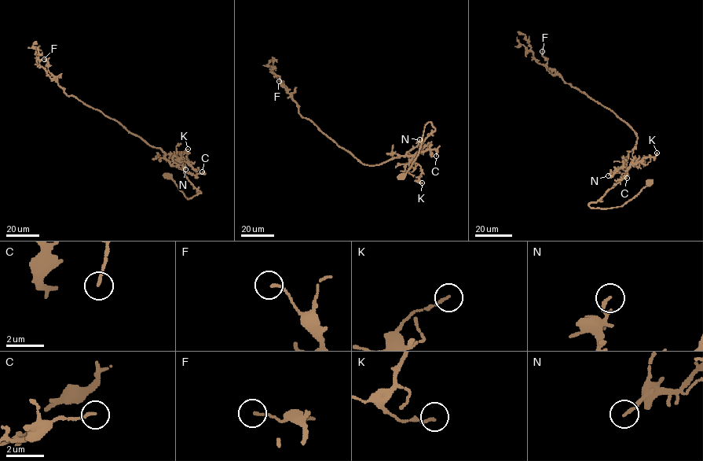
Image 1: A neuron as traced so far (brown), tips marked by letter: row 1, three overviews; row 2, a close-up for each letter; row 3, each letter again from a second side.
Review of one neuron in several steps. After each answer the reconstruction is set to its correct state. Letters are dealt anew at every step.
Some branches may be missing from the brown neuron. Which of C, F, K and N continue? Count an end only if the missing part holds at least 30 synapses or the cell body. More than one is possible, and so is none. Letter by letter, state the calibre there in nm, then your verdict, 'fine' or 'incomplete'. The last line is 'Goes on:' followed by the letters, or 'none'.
C: 120 nm | fine
F: 120 nm | fine
K: 100 nm | fine
N: 140 nm | fine
Goes on: none

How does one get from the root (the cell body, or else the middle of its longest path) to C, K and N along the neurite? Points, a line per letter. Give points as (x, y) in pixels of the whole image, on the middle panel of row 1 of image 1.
C: (402, 176), (418, 155), (424, 127), (428, 122), (435, 130), (413, 155), (434, 149), (436, 156)
K: (402, 176), (418, 155), (424, 127), (430, 122), (435, 130), (411, 156), (420, 167), (418, 182), (422, 182)
N: (402, 176), (418, 155), (424, 127), (430, 122), (435, 130), (418, 151), (408, 156), (406, 153), (419, 139)

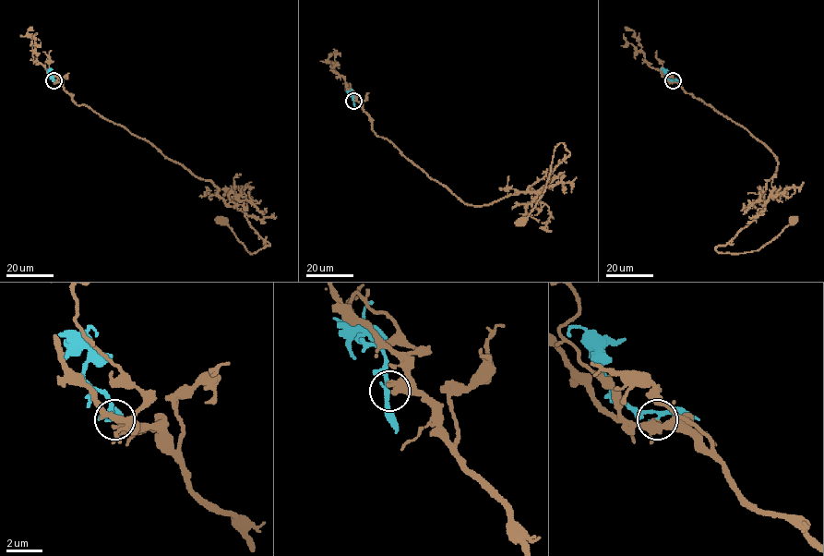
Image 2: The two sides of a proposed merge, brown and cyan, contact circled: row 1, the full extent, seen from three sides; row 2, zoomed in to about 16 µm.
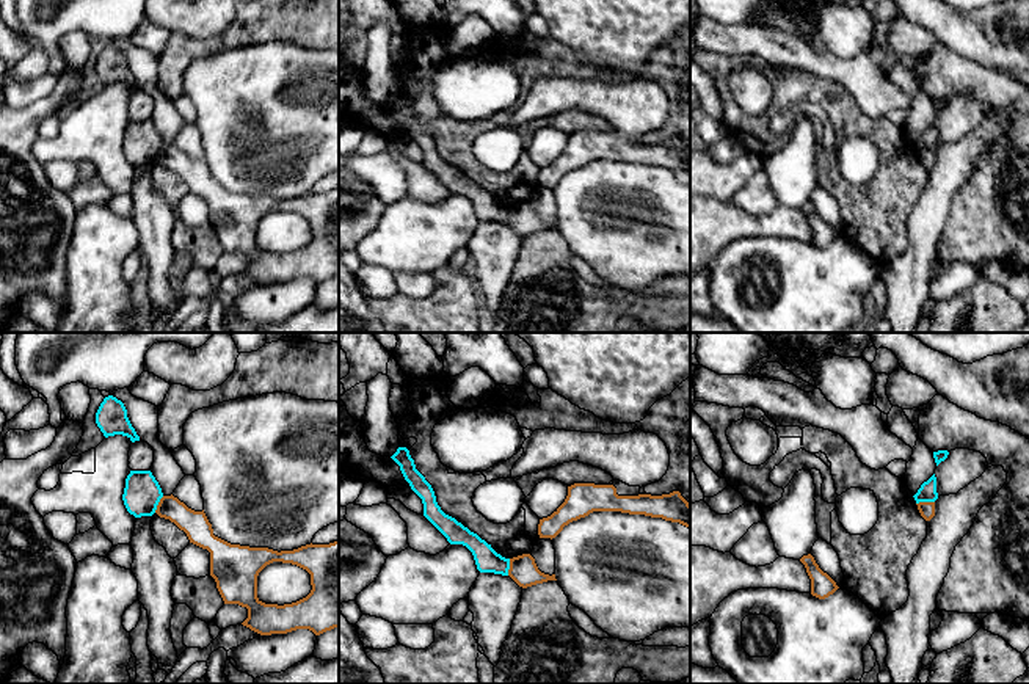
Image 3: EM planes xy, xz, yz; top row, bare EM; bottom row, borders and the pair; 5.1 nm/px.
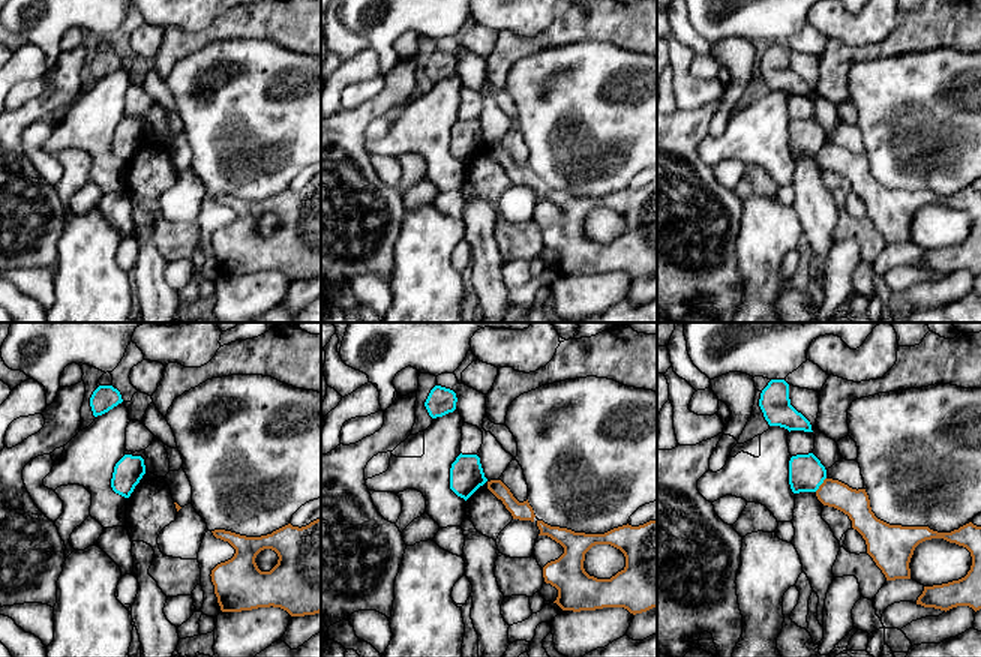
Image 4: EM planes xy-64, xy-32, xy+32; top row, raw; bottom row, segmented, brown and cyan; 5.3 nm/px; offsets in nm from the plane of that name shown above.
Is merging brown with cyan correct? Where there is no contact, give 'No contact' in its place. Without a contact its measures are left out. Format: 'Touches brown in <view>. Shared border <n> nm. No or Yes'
Touches brown in yz. Shared border 100 nm. No

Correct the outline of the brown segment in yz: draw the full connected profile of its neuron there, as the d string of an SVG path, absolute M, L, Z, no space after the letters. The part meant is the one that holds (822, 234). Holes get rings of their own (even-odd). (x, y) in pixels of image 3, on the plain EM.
M811 202L803 204L800 210L805 213L806 221L811 227L811 243L813 245L819 248L825 248L839 237L836 231L819 216L819 213L816 212Z

